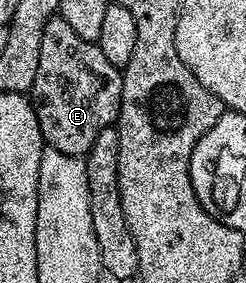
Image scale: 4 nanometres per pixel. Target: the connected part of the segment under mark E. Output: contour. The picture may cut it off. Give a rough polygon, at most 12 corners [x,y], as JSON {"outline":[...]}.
{"outline":[[53,17],[30,92],[45,144],[87,155],[121,68]]}

